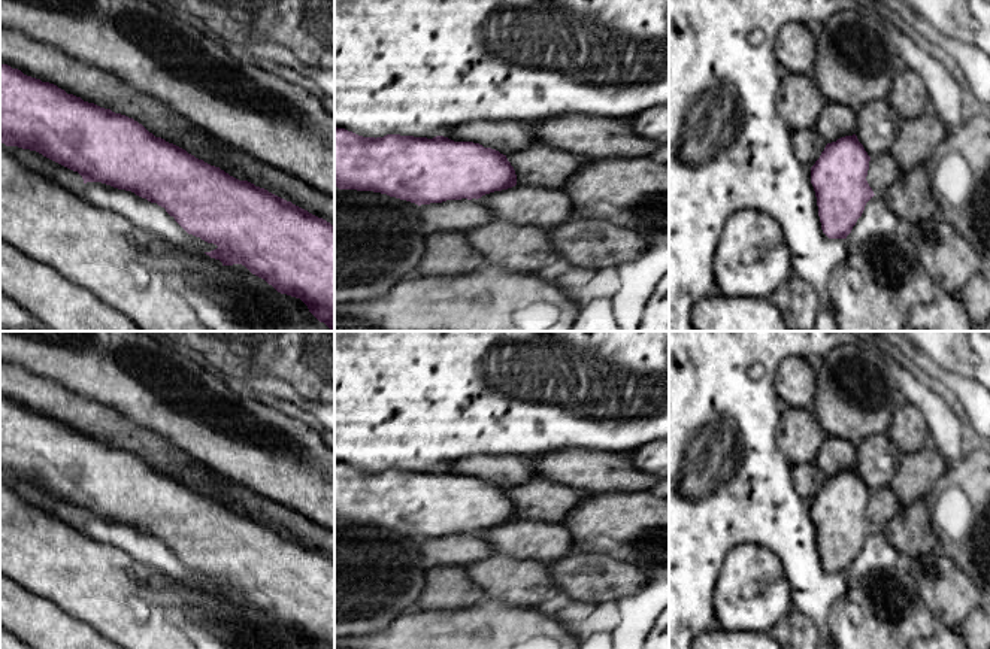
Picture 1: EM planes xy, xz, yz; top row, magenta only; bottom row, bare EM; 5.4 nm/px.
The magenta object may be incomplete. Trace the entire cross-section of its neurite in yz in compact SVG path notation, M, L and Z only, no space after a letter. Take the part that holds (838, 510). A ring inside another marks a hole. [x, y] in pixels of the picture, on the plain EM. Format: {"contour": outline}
{"contour": "M853 468L827 477L811 501L821 564L829 573L847 573L875 530L866 515L869 495Z"}

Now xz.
{"contour": "M334 461L334 519L421 539L481 533L517 519L506 489L473 476L387 468L363 471Z"}

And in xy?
{"contour": "M0 397L0 476L42 488L78 506L84 518L102 516L131 525L164 542L188 567L218 582L205 586L222 600L242 598L278 627L300 633L312 649L334 649L334 561L323 552L248 515L239 515L220 501L196 492L185 483L155 471L142 458L110 443L84 436L54 418L24 409Z"}

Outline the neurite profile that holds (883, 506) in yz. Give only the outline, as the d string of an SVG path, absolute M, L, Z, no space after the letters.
M891 486L872 491L866 515L875 530L882 530L902 509Z

